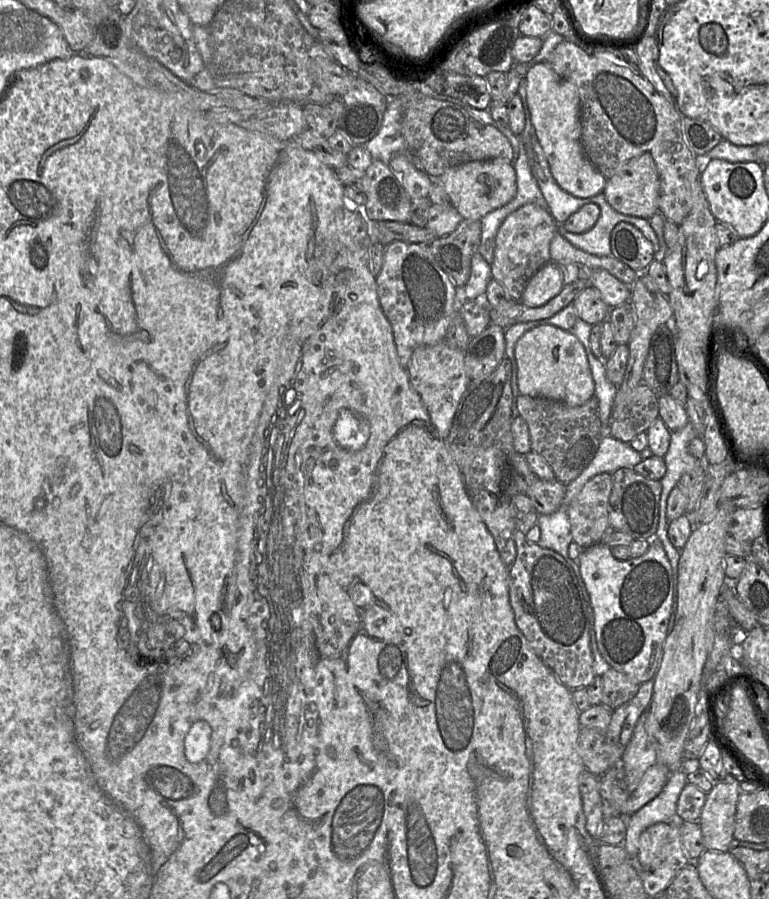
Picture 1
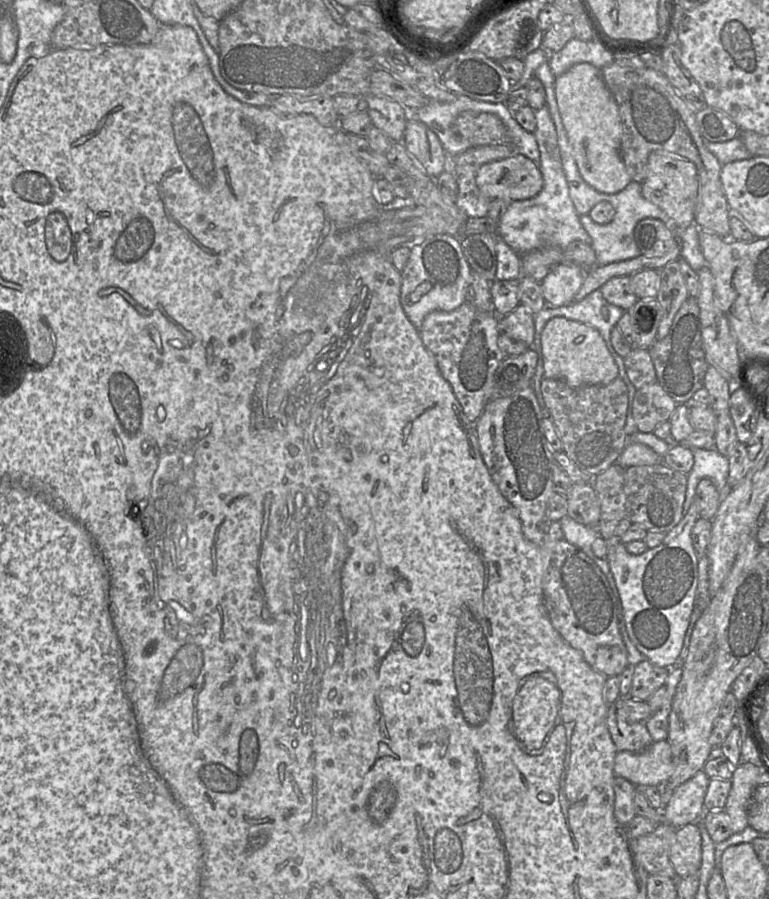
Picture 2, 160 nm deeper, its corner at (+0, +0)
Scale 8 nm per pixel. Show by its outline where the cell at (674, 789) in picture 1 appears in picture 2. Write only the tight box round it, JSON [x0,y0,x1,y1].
[662,770,710,826]

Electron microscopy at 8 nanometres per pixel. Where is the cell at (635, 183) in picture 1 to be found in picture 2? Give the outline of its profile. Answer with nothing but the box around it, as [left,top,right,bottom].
[641,153,698,228]

